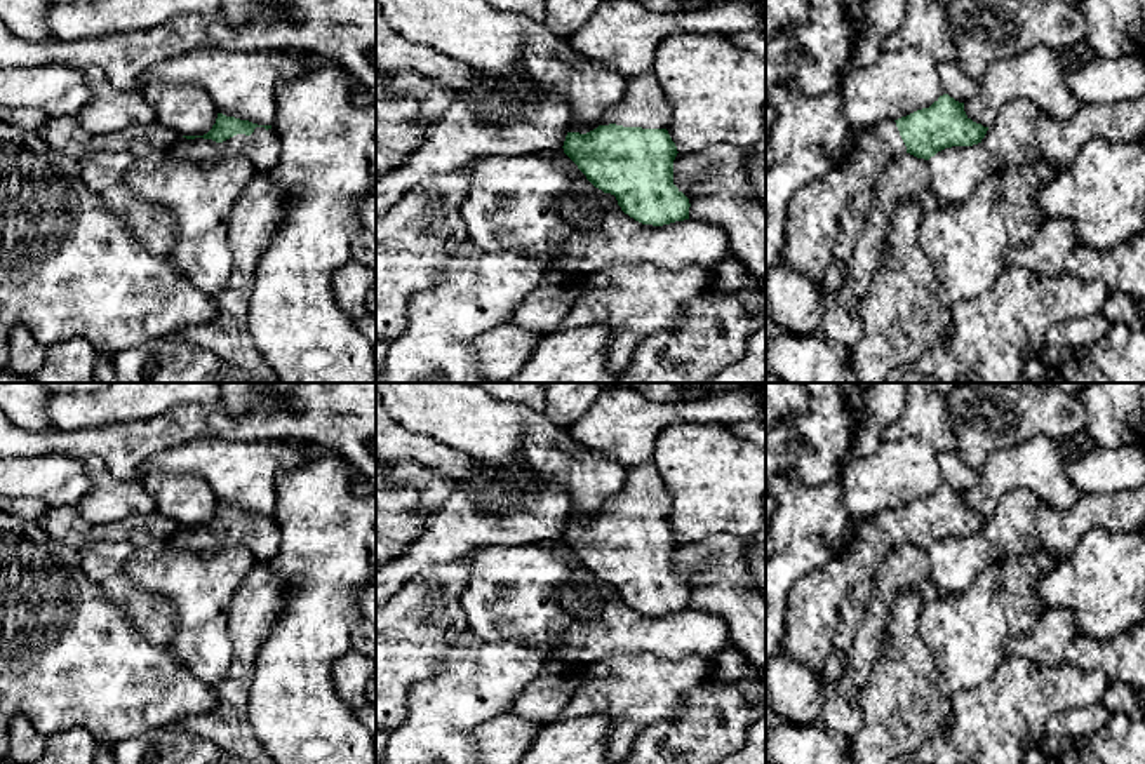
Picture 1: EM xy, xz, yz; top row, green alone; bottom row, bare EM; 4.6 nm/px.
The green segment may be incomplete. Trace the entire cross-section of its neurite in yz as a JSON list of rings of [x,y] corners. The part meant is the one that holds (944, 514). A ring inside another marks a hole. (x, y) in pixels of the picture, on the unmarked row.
[[[948,484],[940,486],[929,498],[861,519],[858,536],[844,555],[793,583],[785,618],[785,654],[818,674],[835,649],[842,599],[856,585],[872,581],[893,548],[910,543],[929,550],[945,538],[981,533],[987,520],[988,517],[966,505],[964,493]]]

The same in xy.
[[[218,503],[207,524],[179,526],[172,541],[191,552],[244,545],[258,560],[268,562],[280,546],[280,527],[273,515],[258,515]]]

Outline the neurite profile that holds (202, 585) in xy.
[[[169,539],[134,548],[122,573],[139,590],[165,597],[176,606],[176,635],[169,647],[200,680],[216,684],[226,675],[231,663],[230,606],[256,564],[256,555],[244,545],[191,552]]]

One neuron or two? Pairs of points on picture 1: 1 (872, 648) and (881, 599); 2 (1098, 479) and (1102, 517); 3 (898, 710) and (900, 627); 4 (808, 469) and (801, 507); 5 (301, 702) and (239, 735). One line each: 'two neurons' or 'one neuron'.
1: one neuron
2: two neurons
3: one neuron
4: two neurons
5: two neurons

